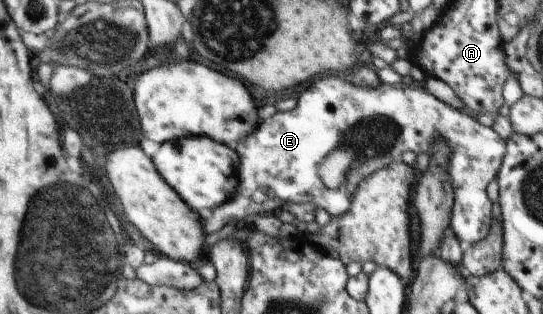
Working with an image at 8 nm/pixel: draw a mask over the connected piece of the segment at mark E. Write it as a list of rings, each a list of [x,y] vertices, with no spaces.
[[[335,73],[313,81],[297,99],[294,109],[277,112],[273,117],[257,123],[257,128],[251,135],[237,141],[237,189],[233,189],[233,195],[225,203],[204,214],[201,219],[203,233],[209,235],[220,231],[228,223],[235,223],[234,218],[278,213],[283,203],[313,203],[317,208],[325,209],[332,217],[342,215],[349,209],[353,189],[357,189],[363,177],[387,167],[391,161],[402,161],[401,155],[405,151],[415,154],[433,153],[439,139],[445,141],[451,149],[449,166],[446,167],[453,189],[453,210],[449,227],[463,250],[467,249],[489,236],[493,204],[487,197],[487,187],[499,172],[507,151],[506,140],[492,127],[481,125],[471,114],[442,103],[421,87],[415,89],[382,82],[377,87],[358,87],[345,81],[342,76],[337,77]]]

